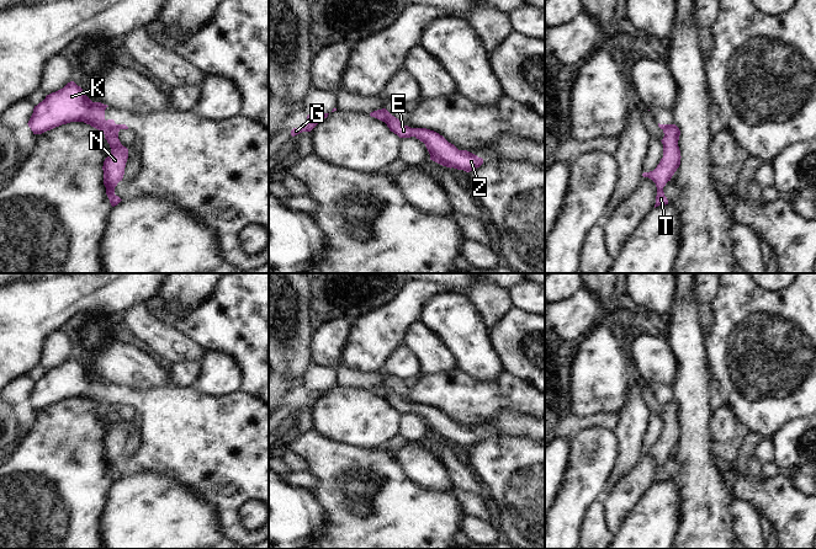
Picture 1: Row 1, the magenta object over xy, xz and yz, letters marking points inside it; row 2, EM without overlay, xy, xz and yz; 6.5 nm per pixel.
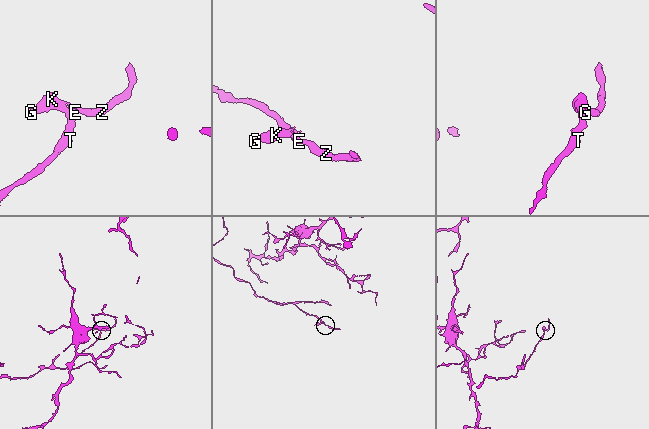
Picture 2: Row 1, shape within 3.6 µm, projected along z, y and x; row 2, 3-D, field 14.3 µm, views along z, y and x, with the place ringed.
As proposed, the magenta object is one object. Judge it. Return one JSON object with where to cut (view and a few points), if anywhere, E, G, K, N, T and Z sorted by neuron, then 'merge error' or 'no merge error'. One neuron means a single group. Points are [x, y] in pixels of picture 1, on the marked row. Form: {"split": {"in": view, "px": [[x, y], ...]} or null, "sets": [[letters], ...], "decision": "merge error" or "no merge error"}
{"split": {"in": "xy", "px": [[118, 128], [114, 128], [105, 134]]}, "sets": [["E", "N", "T", "Z"], ["G", "K"]], "decision": "merge error"}

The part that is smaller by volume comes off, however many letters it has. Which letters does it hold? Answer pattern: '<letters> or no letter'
G, K

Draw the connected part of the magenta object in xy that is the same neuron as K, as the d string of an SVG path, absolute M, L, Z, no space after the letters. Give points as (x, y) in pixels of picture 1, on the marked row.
M74 81L52 92L33 108L28 127L33 134L42 134L62 124L84 122L106 134L113 129L128 129L126 124L116 124L105 119L107 105L92 102Z

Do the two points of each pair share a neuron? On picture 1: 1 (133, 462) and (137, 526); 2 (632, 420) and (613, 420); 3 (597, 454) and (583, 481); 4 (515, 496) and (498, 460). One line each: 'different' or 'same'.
1: different
2: different
3: same
4: same

